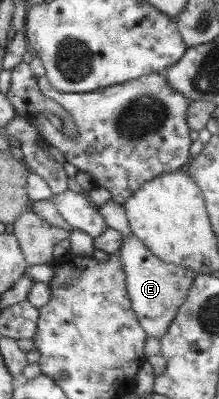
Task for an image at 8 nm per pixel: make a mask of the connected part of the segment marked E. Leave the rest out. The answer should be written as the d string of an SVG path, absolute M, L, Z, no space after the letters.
M136 234L125 237L119 255L126 272L126 286L132 310L138 315L147 335L161 340L168 333L181 307L186 304L188 293L193 289L200 273L192 271L192 268L163 262Z

